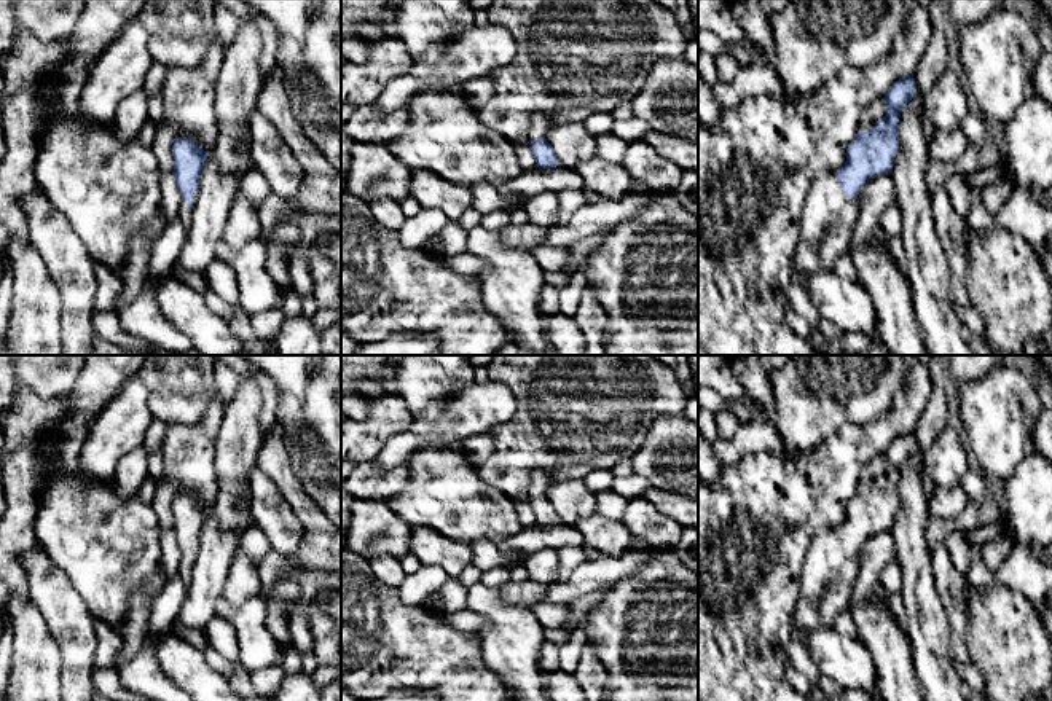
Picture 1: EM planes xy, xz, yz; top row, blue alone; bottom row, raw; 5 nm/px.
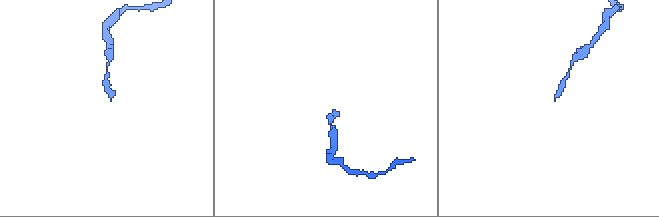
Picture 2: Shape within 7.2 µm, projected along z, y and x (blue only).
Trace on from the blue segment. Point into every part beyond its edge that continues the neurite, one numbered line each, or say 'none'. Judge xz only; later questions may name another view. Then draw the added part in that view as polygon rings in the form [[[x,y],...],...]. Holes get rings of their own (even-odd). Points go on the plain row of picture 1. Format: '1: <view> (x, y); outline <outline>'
1: xz (541, 480); outline [[[536,470],[531,478],[529,494],[532,497],[545,494],[547,488],[550,486],[550,476],[544,470]]]

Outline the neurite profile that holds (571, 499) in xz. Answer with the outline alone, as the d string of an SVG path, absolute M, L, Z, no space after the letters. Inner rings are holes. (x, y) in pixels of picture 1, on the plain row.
M583 478L550 484L545 495L558 518L567 526L575 526L579 518L588 516L598 508L596 494L587 489Z

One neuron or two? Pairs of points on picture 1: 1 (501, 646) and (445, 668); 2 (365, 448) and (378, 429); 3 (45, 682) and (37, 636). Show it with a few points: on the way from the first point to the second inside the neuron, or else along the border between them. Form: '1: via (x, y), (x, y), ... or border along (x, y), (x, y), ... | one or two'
1: border along (477, 633), (482, 642), (482, 658), (499, 677) | two
2: via (365, 443), (373, 434) | one
3: via (42, 671), (37, 661), (37, 647) | one

